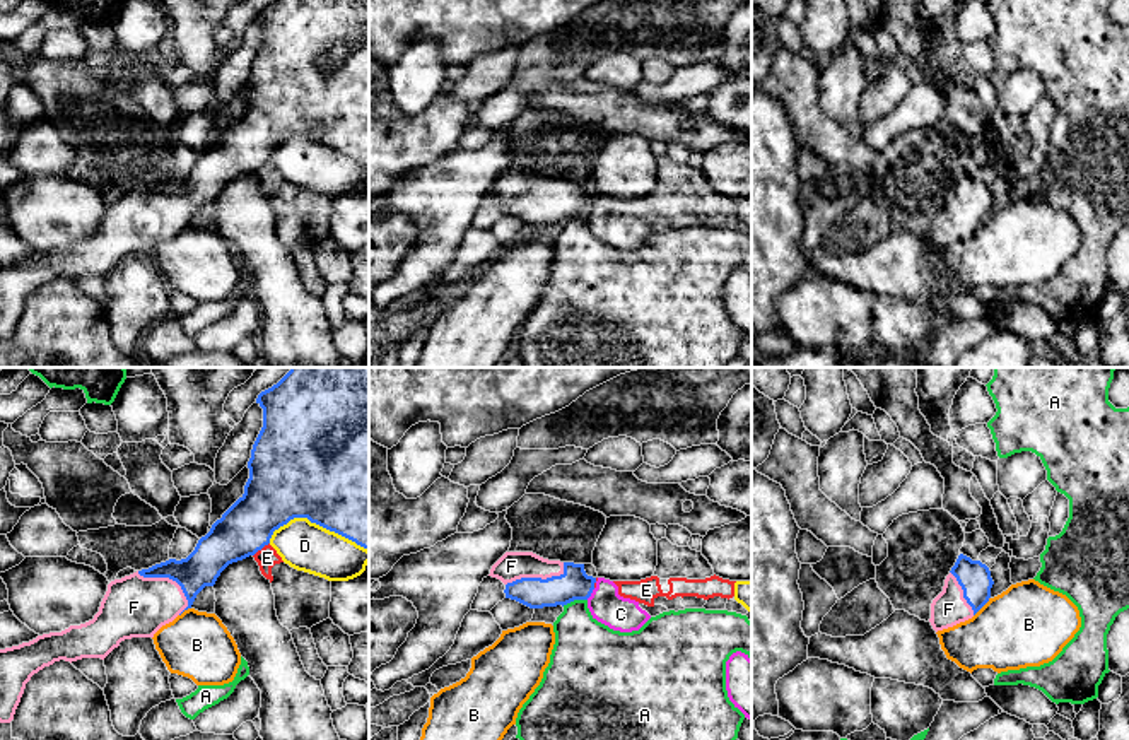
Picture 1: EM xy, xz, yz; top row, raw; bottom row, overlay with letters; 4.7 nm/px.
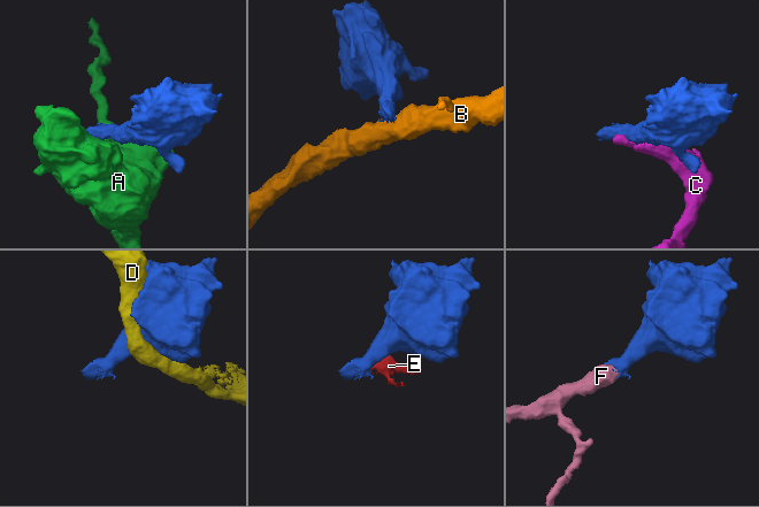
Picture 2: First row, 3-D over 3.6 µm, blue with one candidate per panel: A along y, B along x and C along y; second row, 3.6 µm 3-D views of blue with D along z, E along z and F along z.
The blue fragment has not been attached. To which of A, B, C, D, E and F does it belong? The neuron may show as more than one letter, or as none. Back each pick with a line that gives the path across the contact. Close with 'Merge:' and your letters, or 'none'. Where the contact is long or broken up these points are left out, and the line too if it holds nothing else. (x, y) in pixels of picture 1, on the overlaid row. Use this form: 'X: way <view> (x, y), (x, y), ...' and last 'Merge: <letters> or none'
F: way xy (214, 552), (192, 575), (168, 576), (134, 607)
Merge: F

